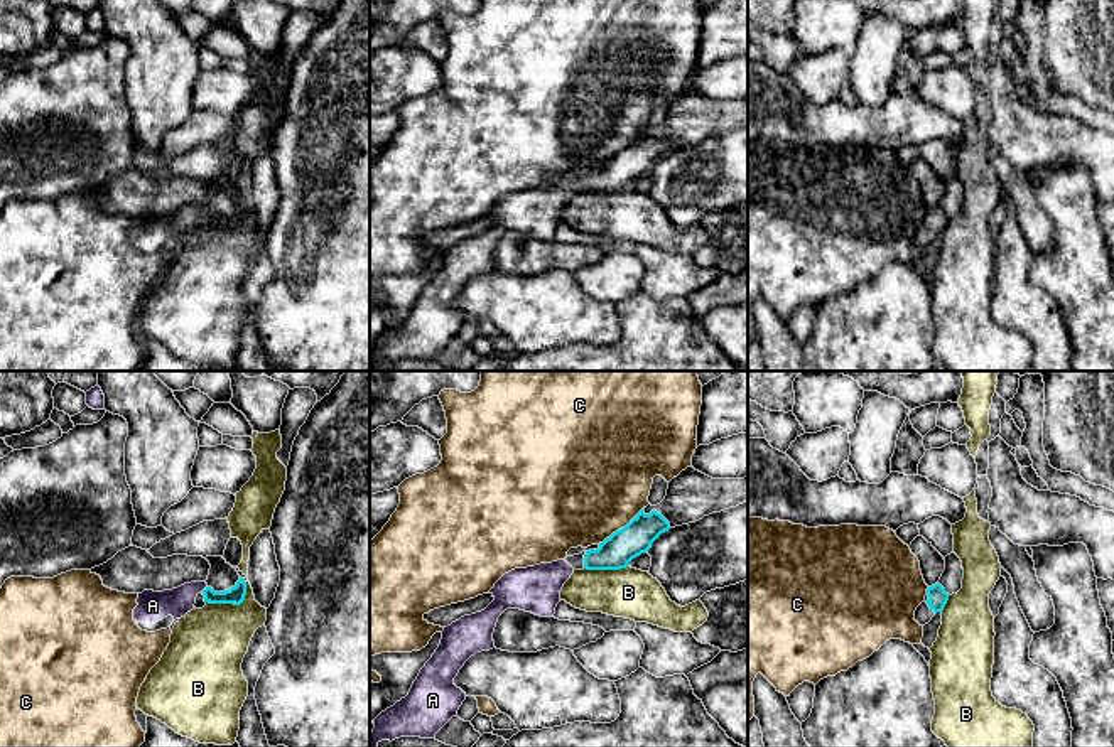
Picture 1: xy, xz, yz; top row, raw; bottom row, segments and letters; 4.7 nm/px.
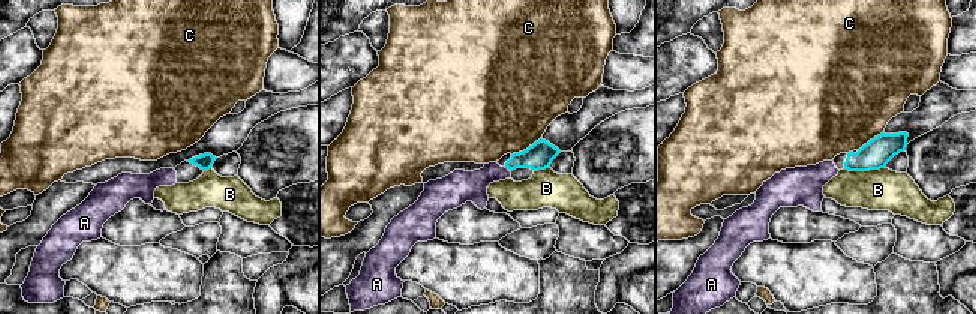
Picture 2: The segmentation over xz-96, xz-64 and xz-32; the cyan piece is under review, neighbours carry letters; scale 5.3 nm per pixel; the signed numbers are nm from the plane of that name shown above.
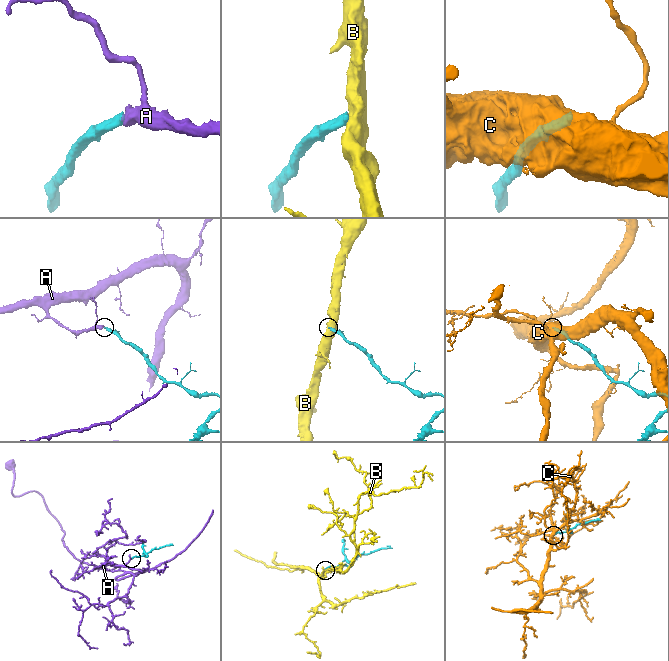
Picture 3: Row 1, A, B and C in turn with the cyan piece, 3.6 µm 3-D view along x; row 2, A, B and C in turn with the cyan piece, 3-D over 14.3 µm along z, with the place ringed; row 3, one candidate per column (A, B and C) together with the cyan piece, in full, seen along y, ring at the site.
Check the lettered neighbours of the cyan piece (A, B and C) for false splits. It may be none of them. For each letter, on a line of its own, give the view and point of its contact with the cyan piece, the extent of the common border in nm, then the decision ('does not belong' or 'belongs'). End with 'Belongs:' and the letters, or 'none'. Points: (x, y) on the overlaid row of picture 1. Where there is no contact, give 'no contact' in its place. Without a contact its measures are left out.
A: xy (205, 589) | 40 nm | belongs
B: xy (235, 604) | 220 nm | does not belong
C: xz (621, 528) | 280 nm | does not belong
Belongs: A

